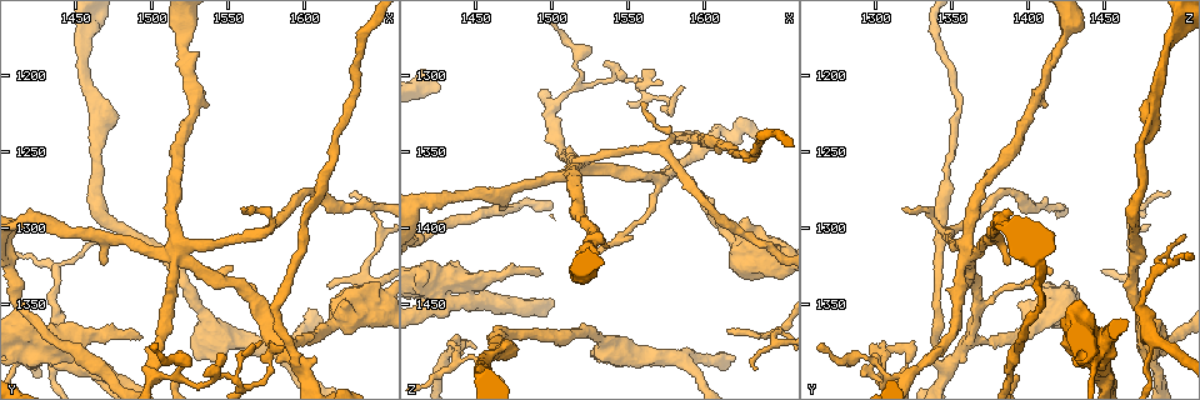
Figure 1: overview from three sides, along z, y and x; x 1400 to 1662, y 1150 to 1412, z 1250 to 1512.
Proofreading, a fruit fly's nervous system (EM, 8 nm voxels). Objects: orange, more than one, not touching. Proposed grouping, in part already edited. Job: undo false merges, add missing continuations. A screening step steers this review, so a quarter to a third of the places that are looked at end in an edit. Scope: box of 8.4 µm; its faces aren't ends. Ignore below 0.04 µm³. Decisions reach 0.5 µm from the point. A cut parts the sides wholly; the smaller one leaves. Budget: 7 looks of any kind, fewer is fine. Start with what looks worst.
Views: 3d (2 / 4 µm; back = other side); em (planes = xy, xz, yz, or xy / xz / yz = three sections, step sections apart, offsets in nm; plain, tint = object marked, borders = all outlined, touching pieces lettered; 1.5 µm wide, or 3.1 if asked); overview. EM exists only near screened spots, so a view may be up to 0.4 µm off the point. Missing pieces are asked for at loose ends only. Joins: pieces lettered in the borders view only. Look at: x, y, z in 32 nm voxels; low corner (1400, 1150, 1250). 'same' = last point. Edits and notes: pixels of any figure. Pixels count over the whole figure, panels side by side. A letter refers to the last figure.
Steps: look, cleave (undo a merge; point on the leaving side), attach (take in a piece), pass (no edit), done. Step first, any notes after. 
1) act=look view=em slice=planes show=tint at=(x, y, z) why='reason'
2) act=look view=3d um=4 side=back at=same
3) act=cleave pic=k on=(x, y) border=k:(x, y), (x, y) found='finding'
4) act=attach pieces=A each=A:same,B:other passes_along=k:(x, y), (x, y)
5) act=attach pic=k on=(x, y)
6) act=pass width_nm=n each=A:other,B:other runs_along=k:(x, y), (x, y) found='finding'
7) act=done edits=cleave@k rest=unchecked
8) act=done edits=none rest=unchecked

act=look view=em slice=planes show=tint at=(1614, 1366, 1400) why='thick turns thin'

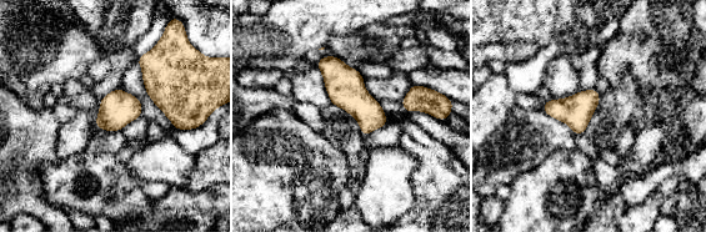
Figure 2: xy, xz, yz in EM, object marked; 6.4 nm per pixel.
act=look view=em slice=planes show=borders at=same why='what lies round it'

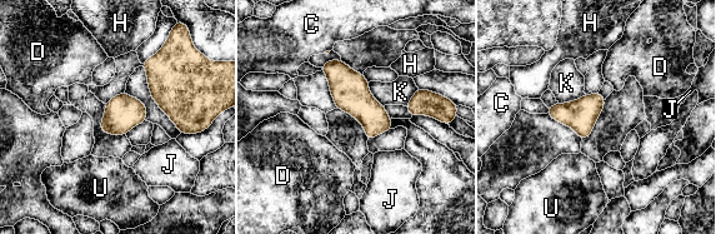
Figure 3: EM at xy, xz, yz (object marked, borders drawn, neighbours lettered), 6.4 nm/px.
act=pass each=C:other,D:other,H:other,J:other,K:other,U:other border=3:(585, 94), (566, 103), (557, 101) found='continuous, no second neuron'

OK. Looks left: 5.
act=look view=3d um=4 side=back at=(1468, 1324, 1386) why='branch stops here'

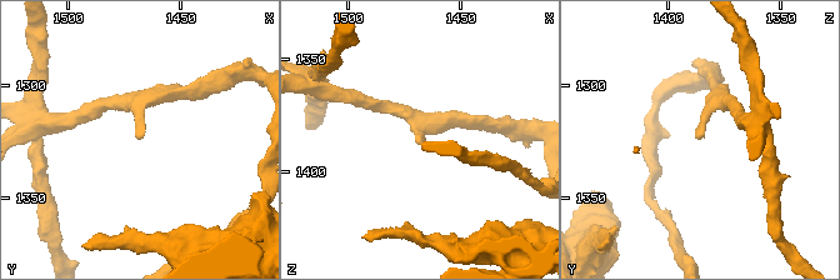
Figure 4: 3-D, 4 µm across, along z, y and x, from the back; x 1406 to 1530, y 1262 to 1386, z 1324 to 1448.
act=look view=em slice=planes show=borders at=(1467, 1324, 1388) why='need the tissue'

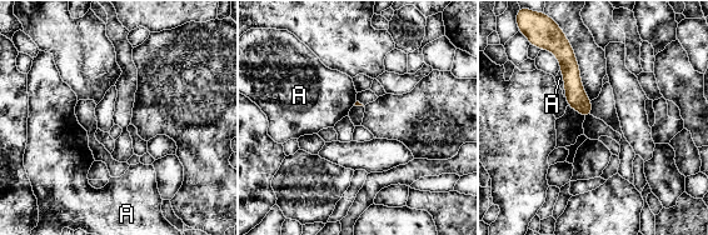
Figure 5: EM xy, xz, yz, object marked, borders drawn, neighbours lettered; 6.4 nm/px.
act=pass each=A:other runs_along=5:(564, 50), (576, 98), (588, 113) found='none of them fits'

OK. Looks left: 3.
act=look view=em slice=xz step=8 show=borders at=(1570, 1372, 1304) why='branch stops here'

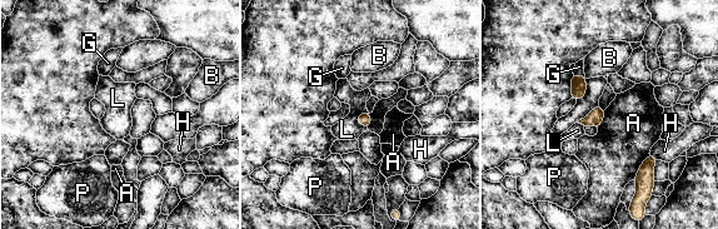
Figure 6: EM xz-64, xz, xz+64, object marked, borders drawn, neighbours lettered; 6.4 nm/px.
act=pass each=A:other,B:other,G:other,H:other,L:other,P:other found='none of them fits'

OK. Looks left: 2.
act=done edits=none rest=unchecked

